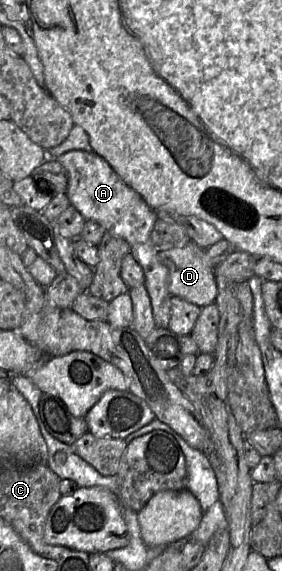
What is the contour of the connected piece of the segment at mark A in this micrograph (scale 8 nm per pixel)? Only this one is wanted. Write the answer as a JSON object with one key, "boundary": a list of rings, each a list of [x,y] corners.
{"boundary":[[[72,150],[72,151],[68,151],[62,155],[60,155],[59,157],[50,157],[49,155],[47,156],[47,158],[54,158],[56,159],[59,163],[62,164],[63,168],[65,169],[65,174],[68,178],[68,186],[67,186],[67,191],[66,194],[68,196],[68,199],[70,201],[70,205],[73,206],[75,209],[77,209],[80,214],[84,217],[84,219],[86,221],[95,221],[98,224],[100,224],[105,230],[106,233],[110,233],[111,235],[114,235],[116,237],[122,238],[124,239],[130,246],[130,253],[133,255],[133,257],[135,258],[135,260],[140,264],[140,266],[142,267],[143,271],[144,271],[144,276],[145,276],[145,282],[144,285],[146,286],[147,292],[148,292],[148,296],[151,302],[151,307],[152,307],[152,315],[153,315],[153,319],[156,325],[156,328],[164,328],[167,329],[169,327],[169,319],[170,319],[170,298],[171,295],[168,291],[168,284],[169,284],[169,275],[168,275],[168,269],[167,267],[160,261],[159,259],[159,251],[155,248],[155,246],[152,244],[151,242],[151,231],[154,227],[155,222],[158,220],[158,216],[157,216],[157,211],[153,210],[143,199],[142,197],[136,192],[134,191],[132,188],[130,188],[117,174],[116,172],[112,169],[112,167],[109,165],[109,163],[103,159],[102,157],[100,157],[99,155],[97,155],[96,153],[92,152],[85,152],[85,151],[81,151],[81,150]]]}

